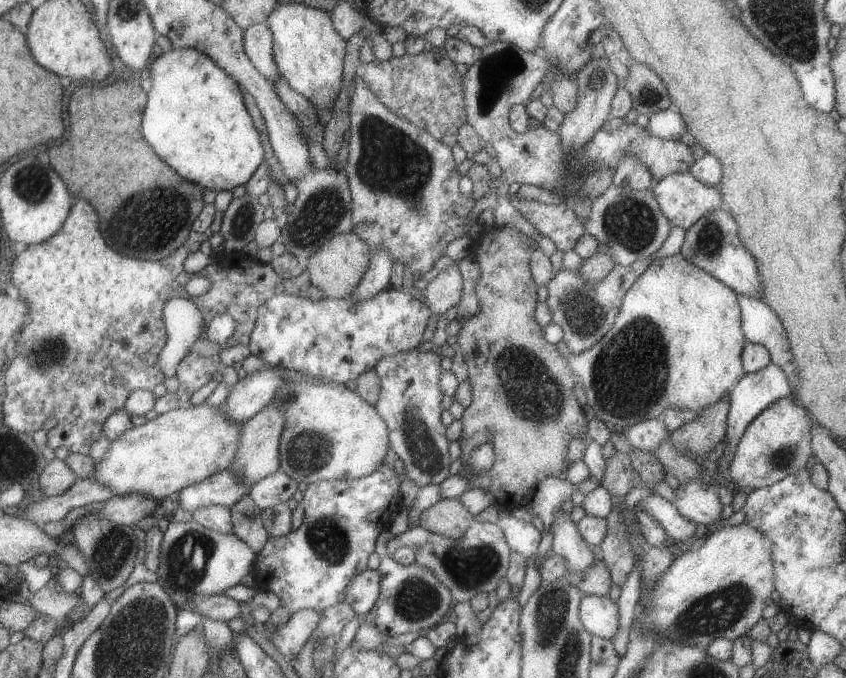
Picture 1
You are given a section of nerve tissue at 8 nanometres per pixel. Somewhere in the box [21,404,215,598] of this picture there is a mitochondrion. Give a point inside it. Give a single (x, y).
(112, 551)

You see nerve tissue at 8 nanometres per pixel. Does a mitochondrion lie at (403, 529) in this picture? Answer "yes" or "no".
no

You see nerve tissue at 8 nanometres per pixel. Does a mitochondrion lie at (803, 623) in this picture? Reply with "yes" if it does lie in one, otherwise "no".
no

